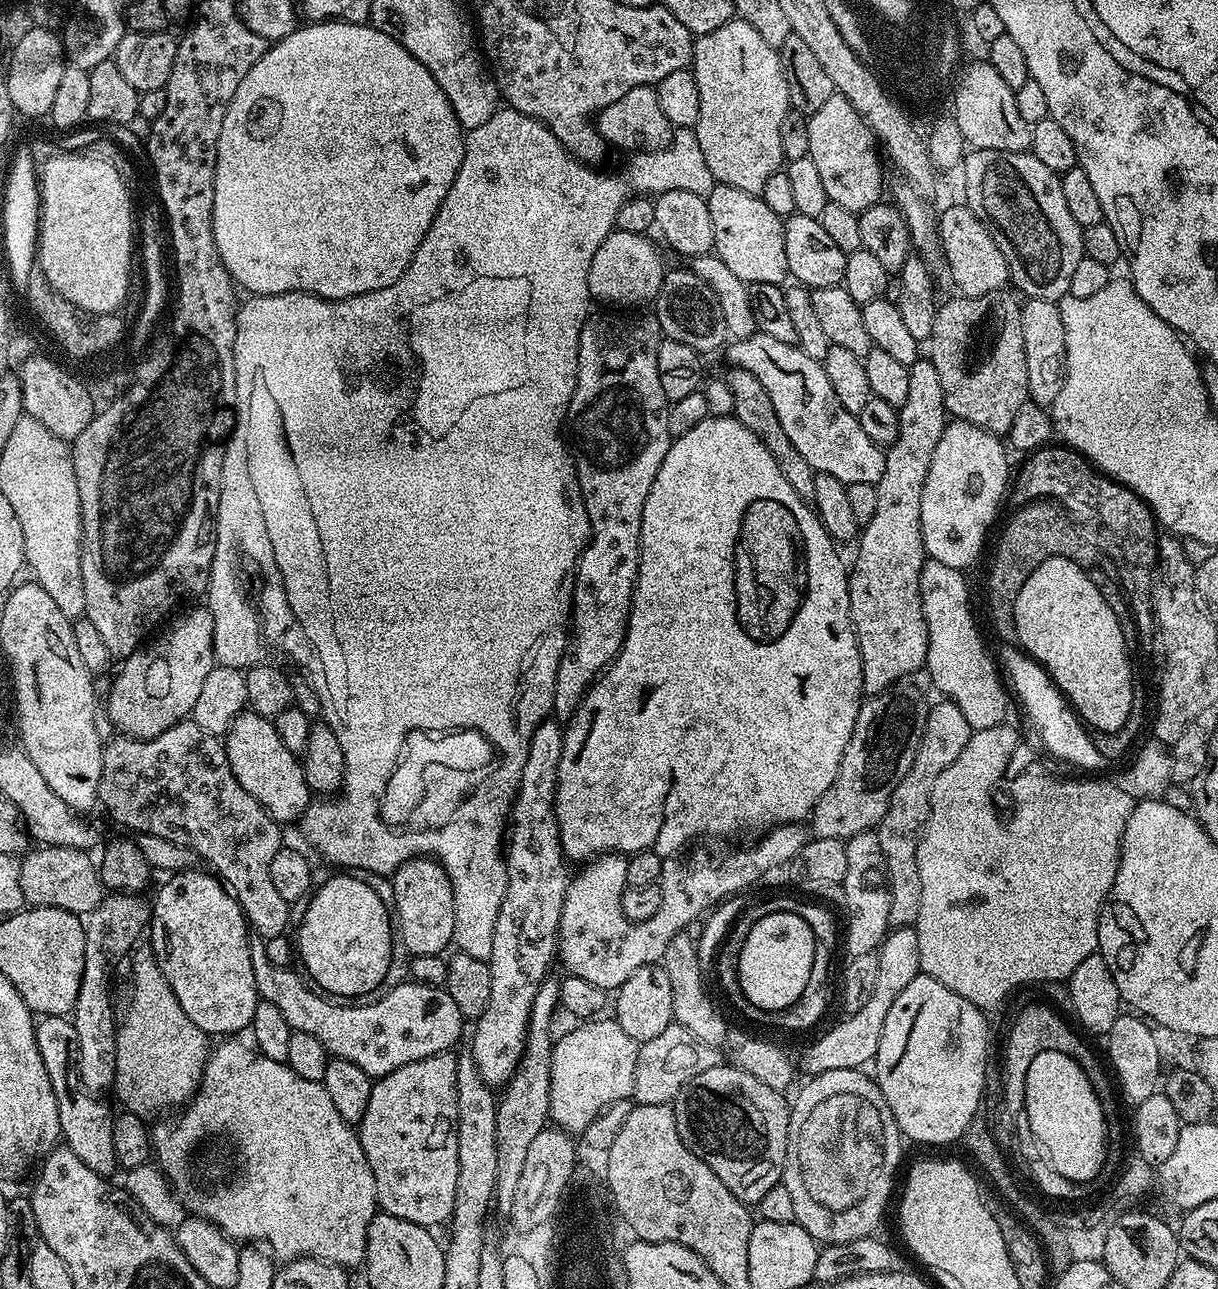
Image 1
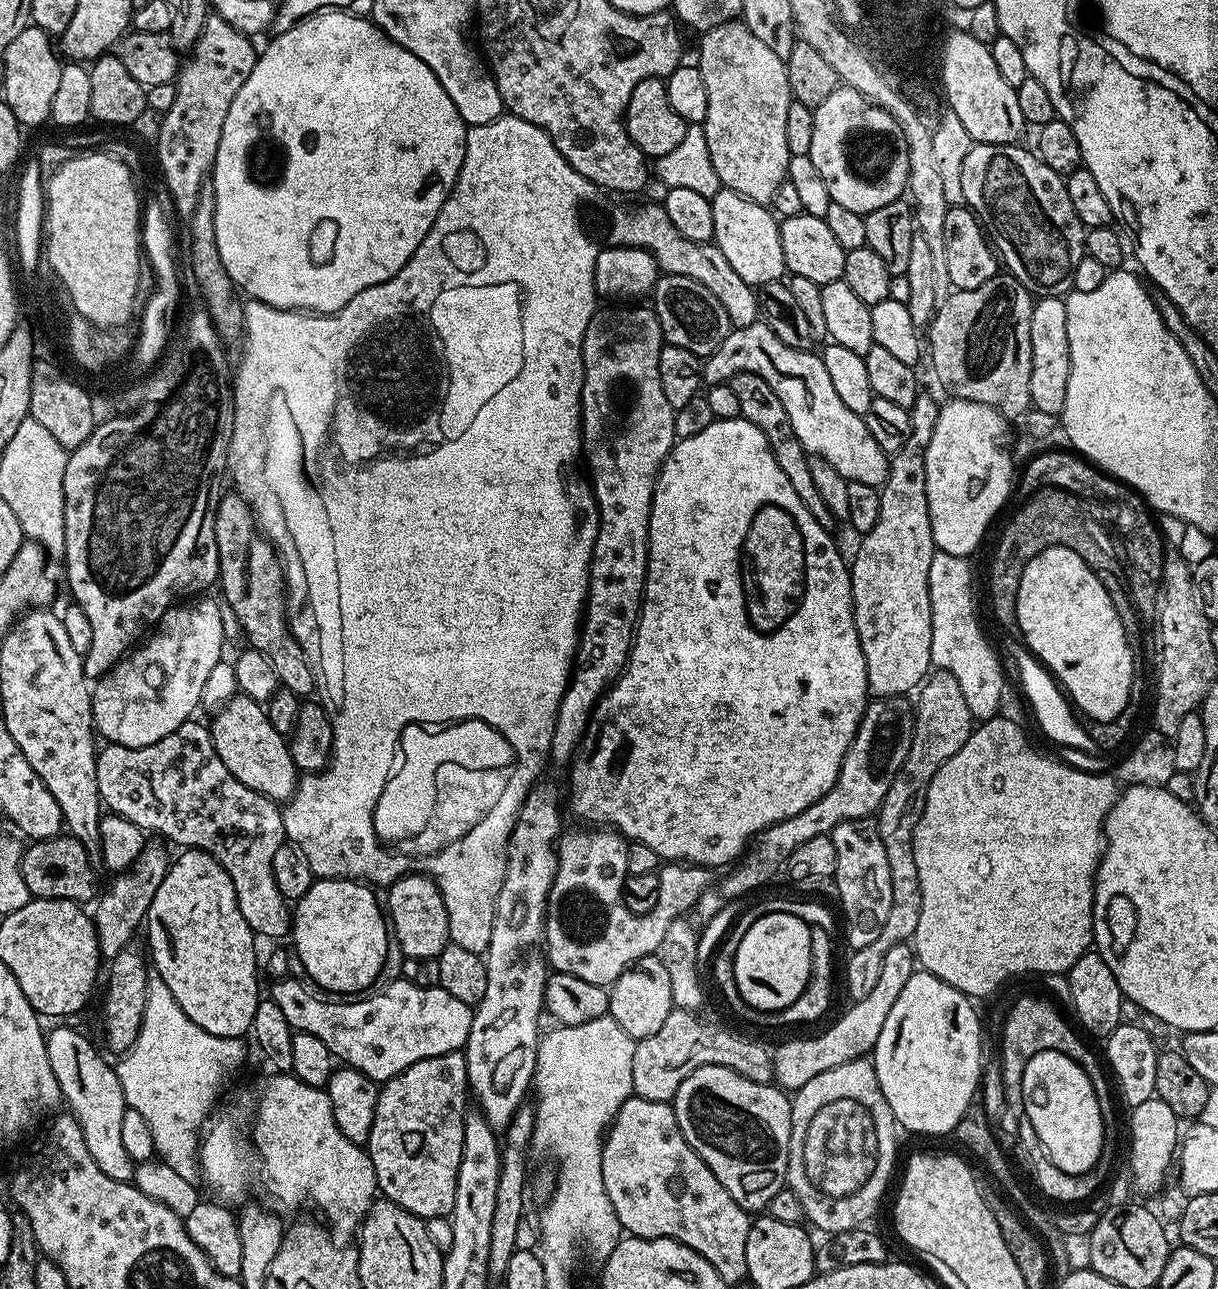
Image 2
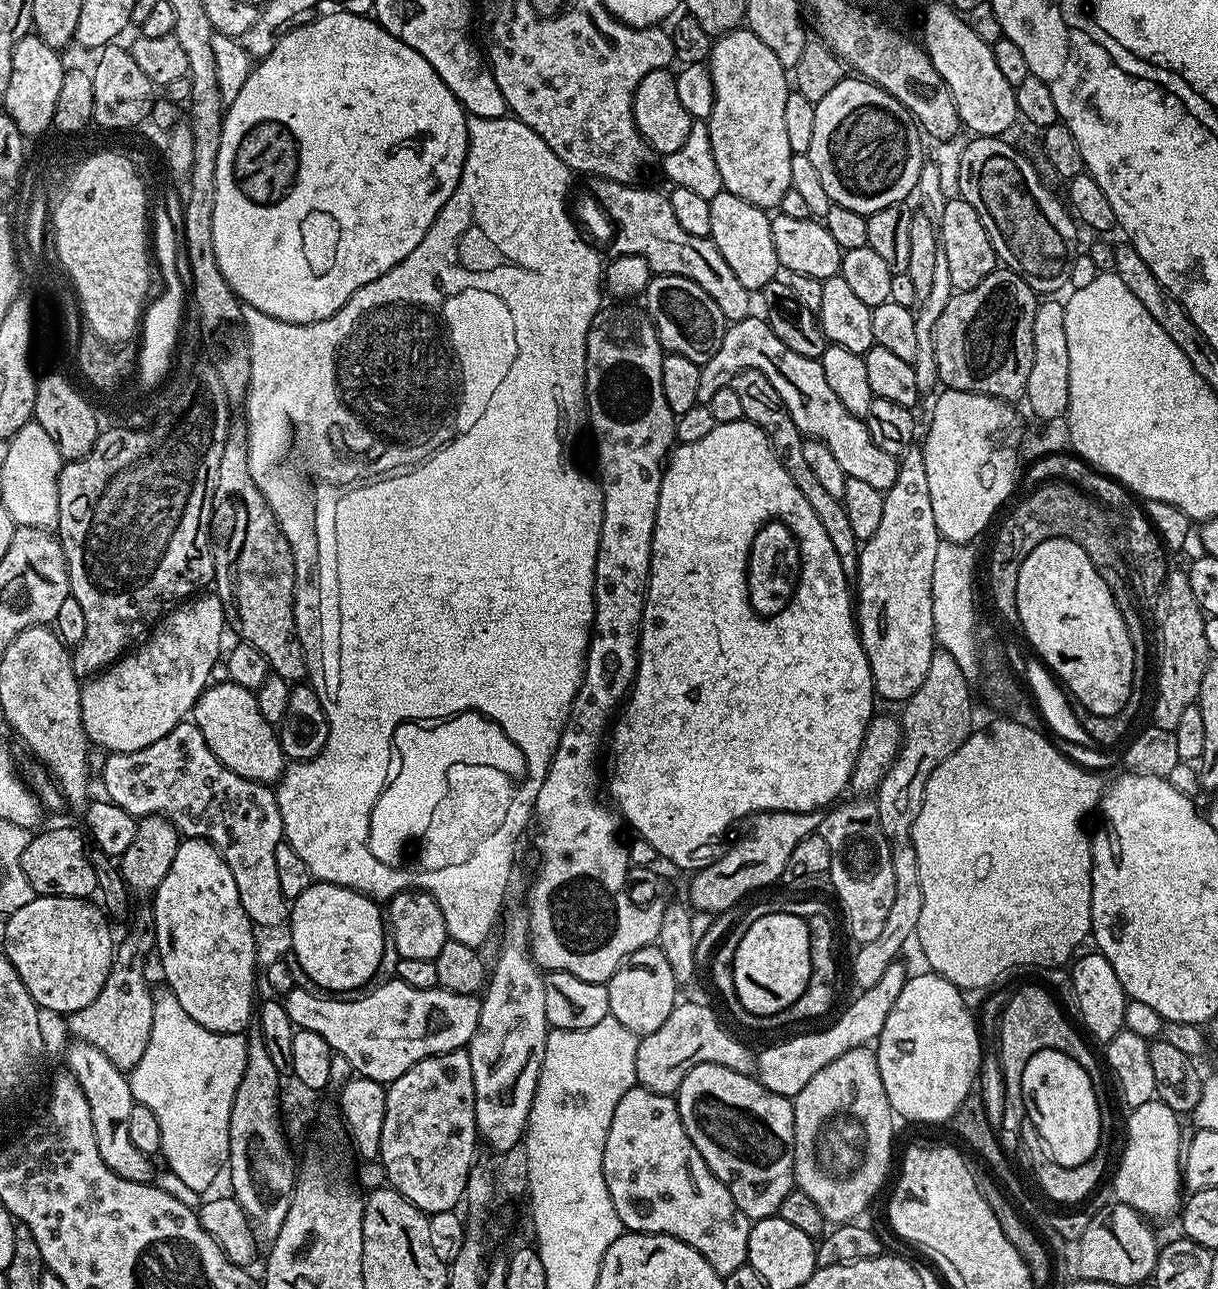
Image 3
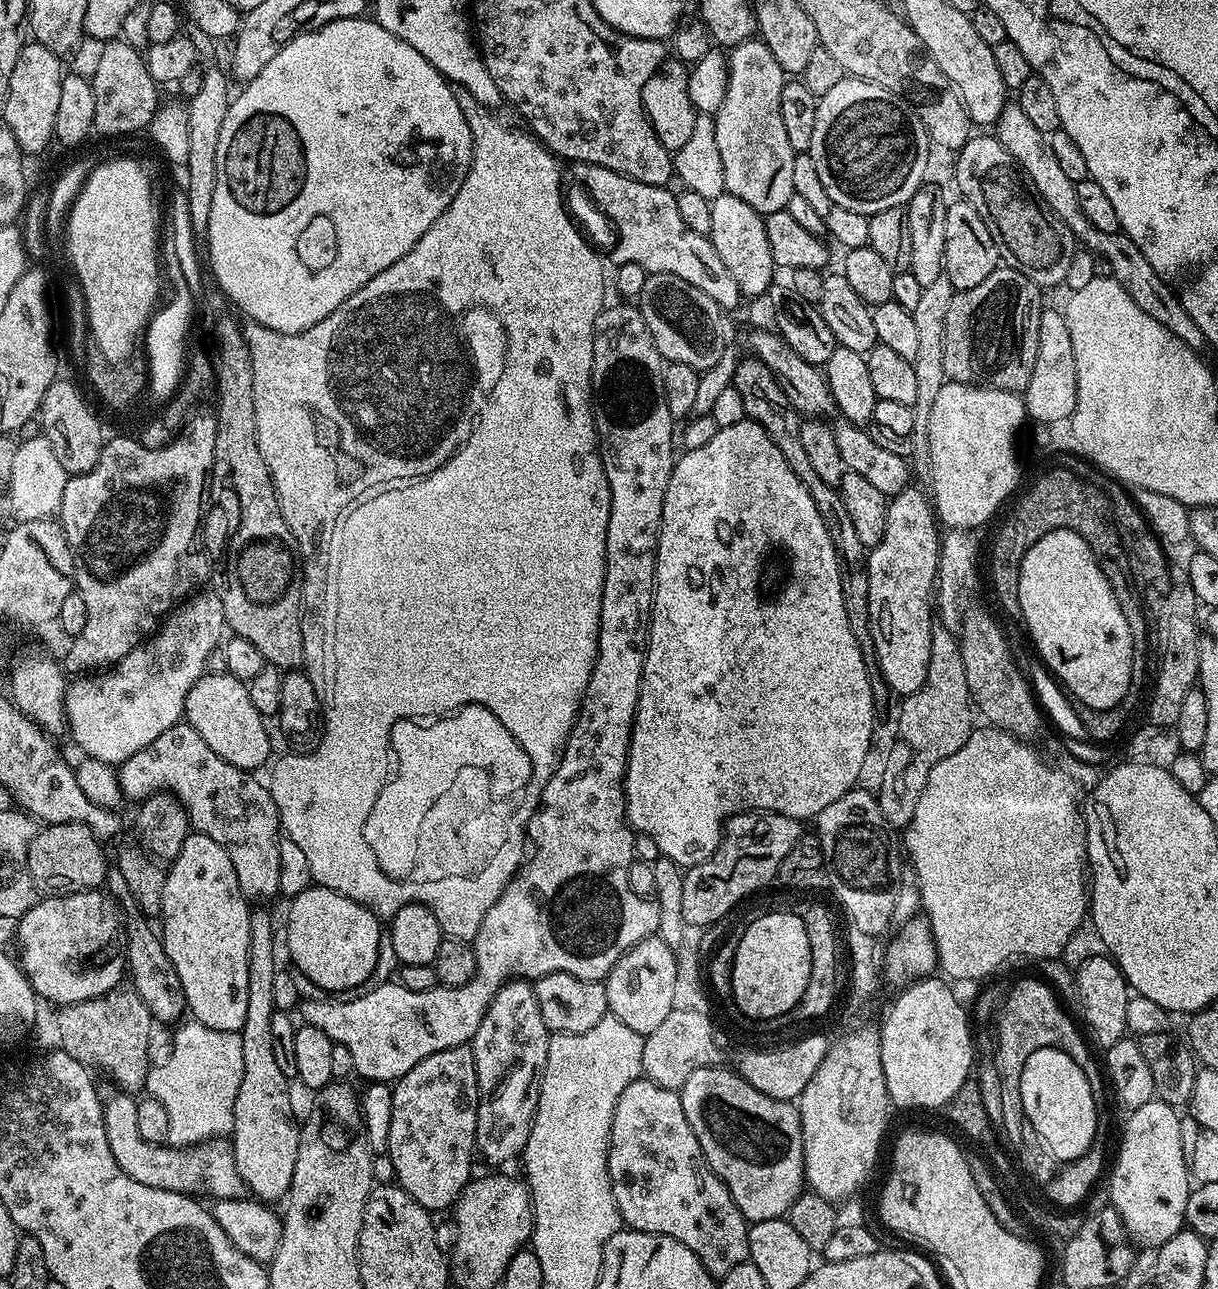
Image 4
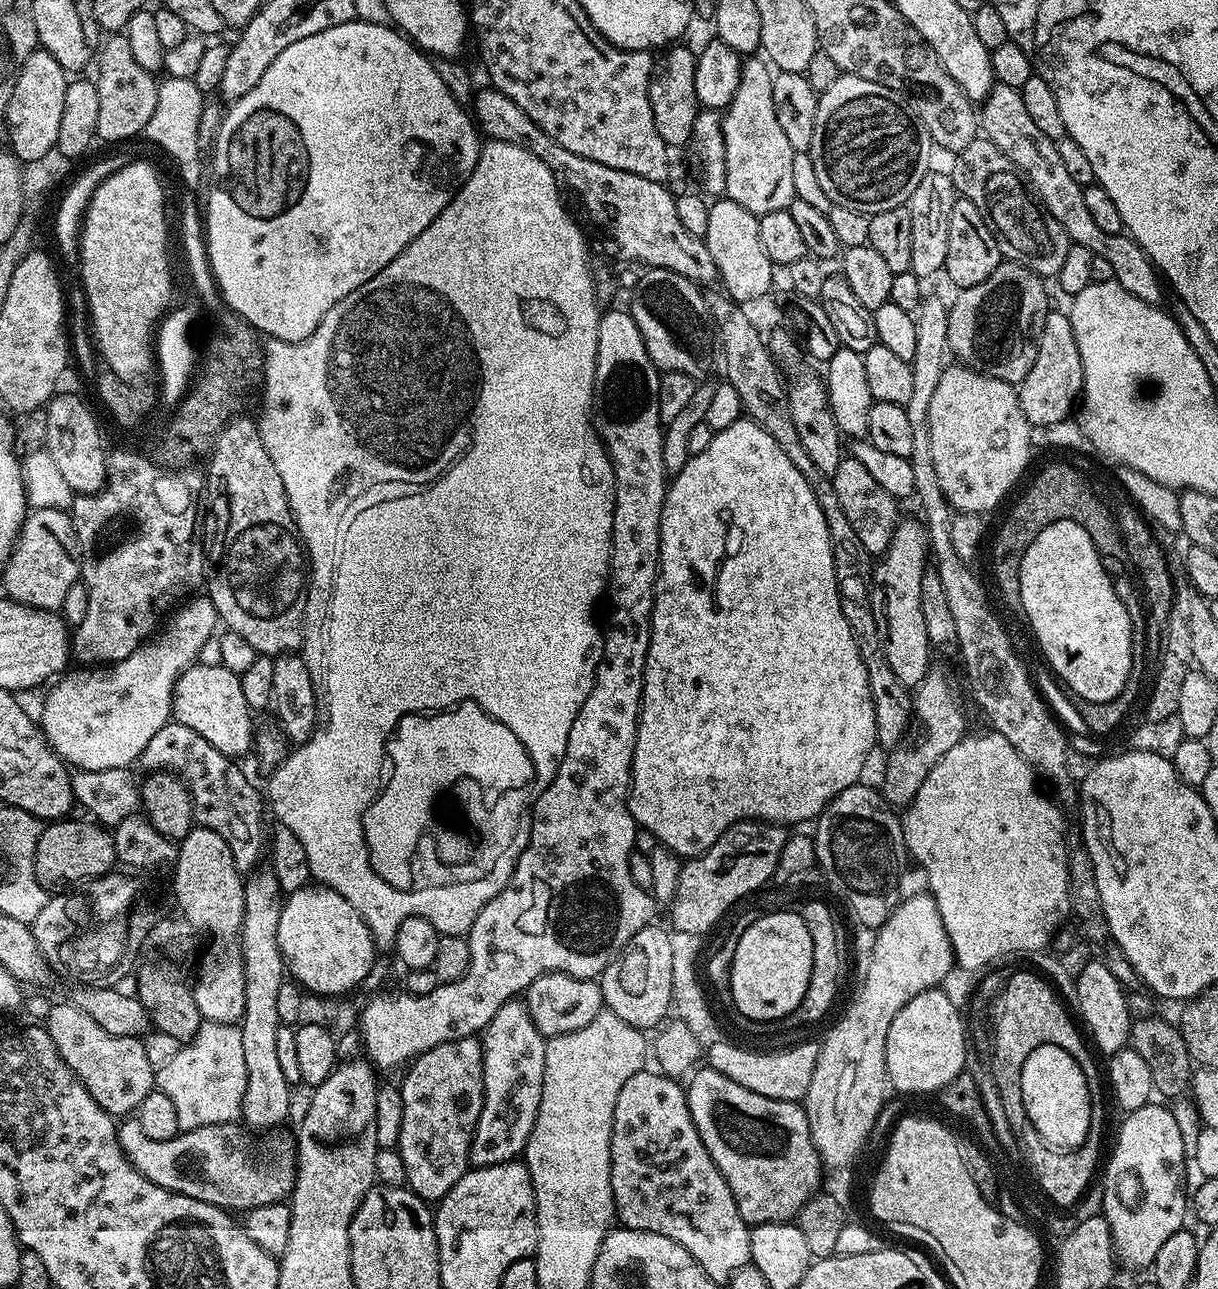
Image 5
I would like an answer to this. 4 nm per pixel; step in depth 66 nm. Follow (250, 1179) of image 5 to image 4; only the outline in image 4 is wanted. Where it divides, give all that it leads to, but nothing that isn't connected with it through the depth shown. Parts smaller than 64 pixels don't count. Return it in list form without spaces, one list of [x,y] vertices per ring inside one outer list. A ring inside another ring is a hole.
[[[124,1094],[115,1095],[103,1101],[106,1142],[110,1142],[110,1154],[114,1154],[114,1162],[118,1162],[120,1169],[134,1178],[134,1182],[185,1194],[205,1192],[216,1200],[239,1200],[245,1195],[246,1189],[234,1166],[232,1146],[227,1139],[204,1140],[188,1148],[151,1144],[142,1138],[142,1134],[138,1134],[136,1100]]]

